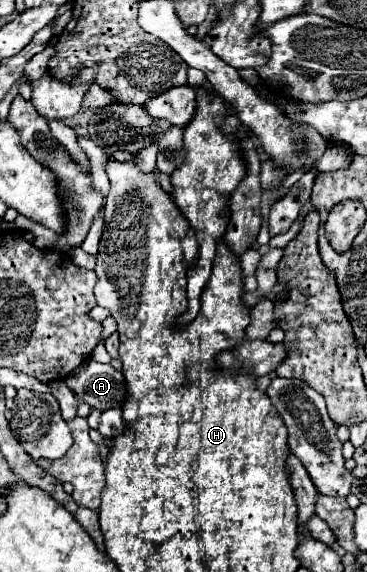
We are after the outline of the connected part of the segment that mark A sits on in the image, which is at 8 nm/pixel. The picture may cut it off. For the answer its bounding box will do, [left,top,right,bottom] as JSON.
[66,359,126,411]

